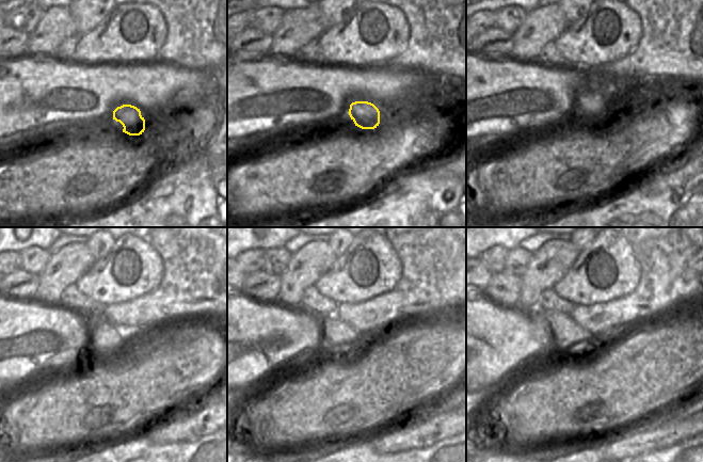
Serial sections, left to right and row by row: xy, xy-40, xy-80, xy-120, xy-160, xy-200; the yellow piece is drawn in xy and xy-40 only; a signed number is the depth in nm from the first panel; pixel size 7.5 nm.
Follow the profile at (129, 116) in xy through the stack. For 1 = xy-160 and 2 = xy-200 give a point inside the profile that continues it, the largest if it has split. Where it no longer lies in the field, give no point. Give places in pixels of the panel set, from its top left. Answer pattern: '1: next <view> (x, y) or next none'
1: next xy-160 (339, 336)
2: next xy-200 (569, 335)

